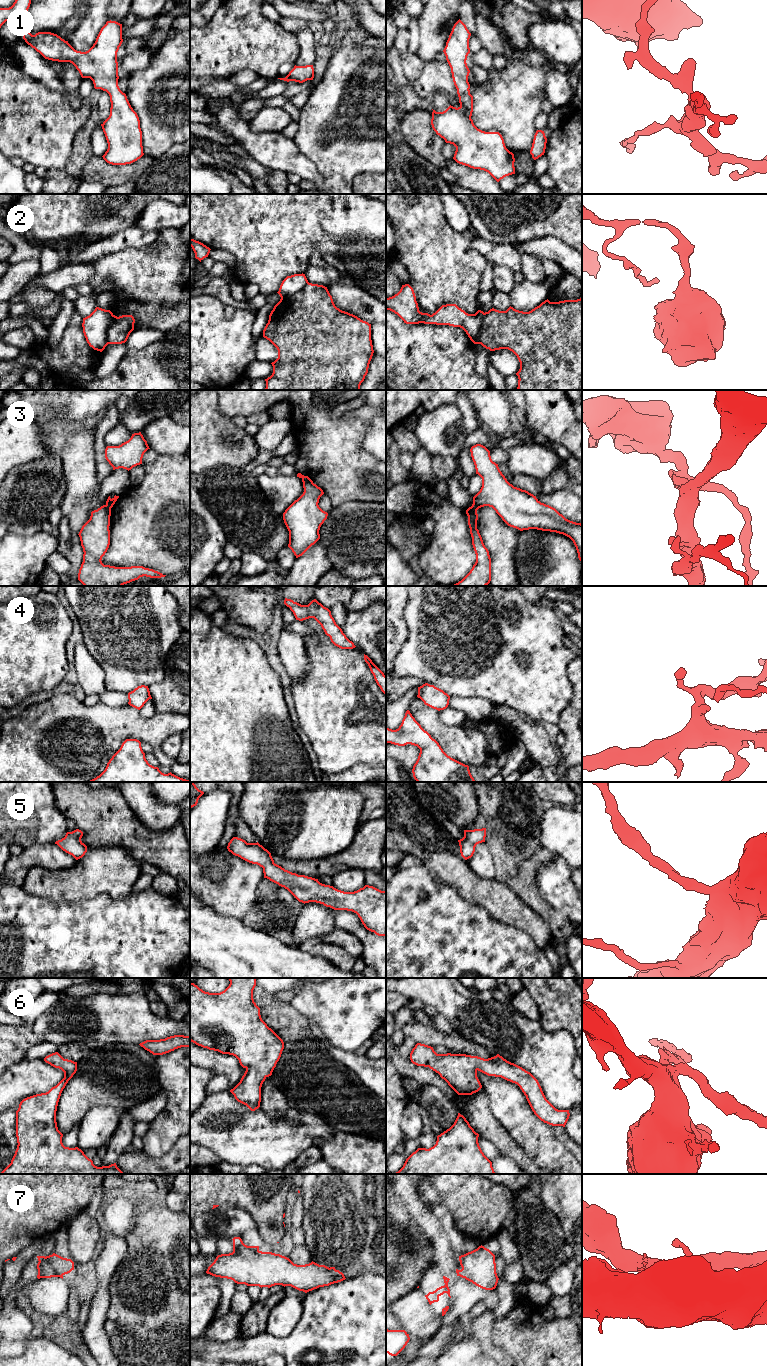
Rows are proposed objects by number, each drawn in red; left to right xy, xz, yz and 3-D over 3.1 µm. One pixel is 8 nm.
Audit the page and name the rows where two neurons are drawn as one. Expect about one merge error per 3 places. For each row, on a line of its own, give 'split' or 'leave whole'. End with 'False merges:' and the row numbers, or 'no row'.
1: leave whole
2: split
3: split
4: leave whole
5: leave whole
6: leave whole
7: split
False merges: 2, 3, 7

